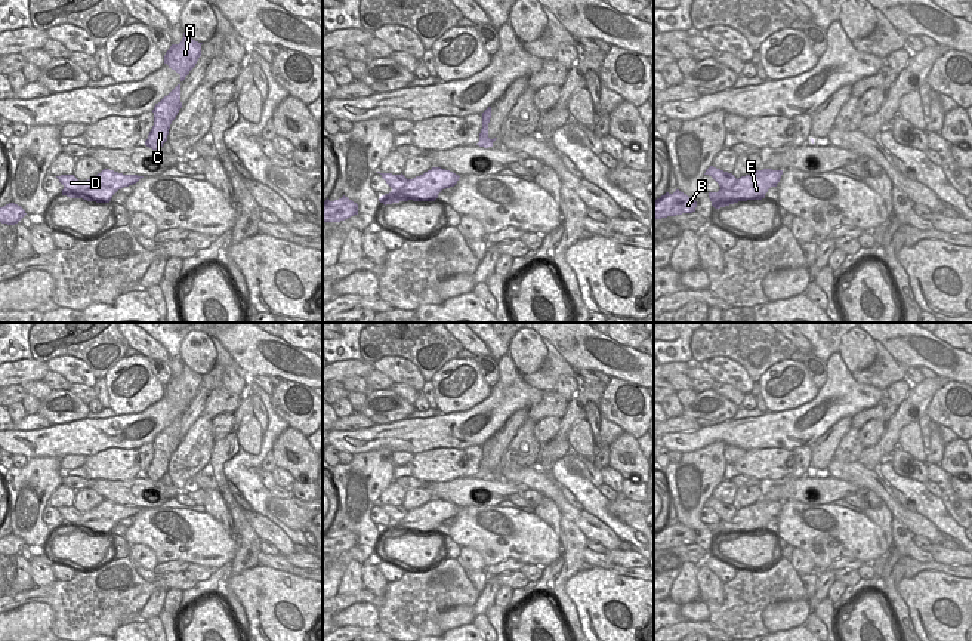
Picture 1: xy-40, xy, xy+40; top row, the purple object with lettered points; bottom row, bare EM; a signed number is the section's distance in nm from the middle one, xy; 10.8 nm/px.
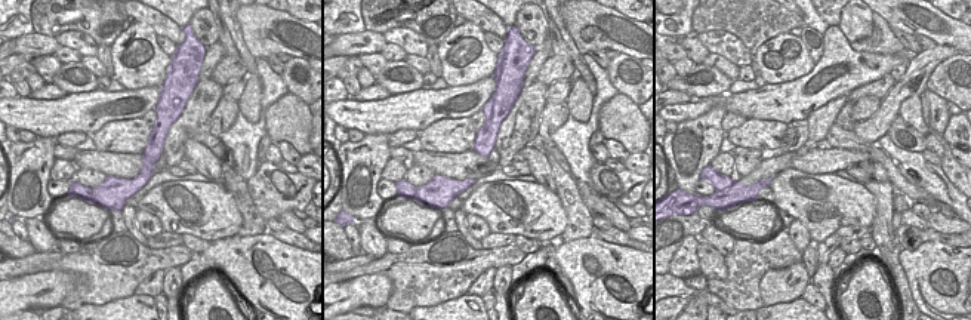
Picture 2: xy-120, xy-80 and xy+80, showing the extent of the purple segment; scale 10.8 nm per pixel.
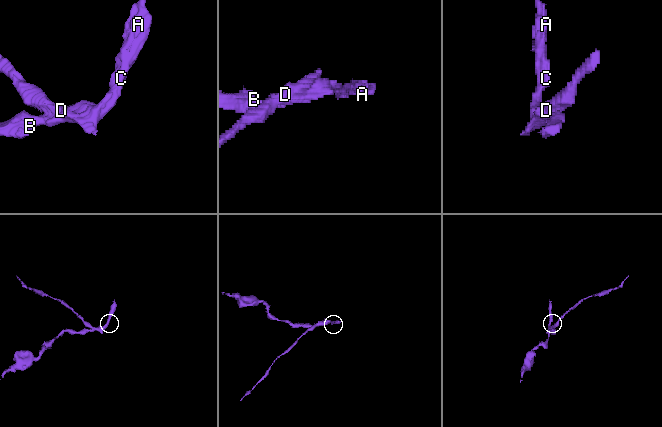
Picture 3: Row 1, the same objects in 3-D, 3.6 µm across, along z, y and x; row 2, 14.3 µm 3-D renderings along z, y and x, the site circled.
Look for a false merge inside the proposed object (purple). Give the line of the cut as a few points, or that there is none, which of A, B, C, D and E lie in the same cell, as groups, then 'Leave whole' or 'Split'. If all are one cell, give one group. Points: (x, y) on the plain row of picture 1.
Split along xy-40 (82, 514), (77, 521), (68, 521), (64, 526). Groups: A B C E / D. Split.

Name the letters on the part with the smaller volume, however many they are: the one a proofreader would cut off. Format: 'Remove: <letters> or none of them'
Remove: D

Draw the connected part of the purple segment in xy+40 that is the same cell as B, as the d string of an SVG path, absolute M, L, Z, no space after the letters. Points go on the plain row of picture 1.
M679 521L673 526L666 524L660 530L654 531L654 552L682 545L692 545L695 543L695 539L697 533Z

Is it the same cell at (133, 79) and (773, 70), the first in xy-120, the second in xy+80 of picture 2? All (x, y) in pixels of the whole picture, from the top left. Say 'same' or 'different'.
same

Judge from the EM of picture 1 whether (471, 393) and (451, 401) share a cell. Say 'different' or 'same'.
same

